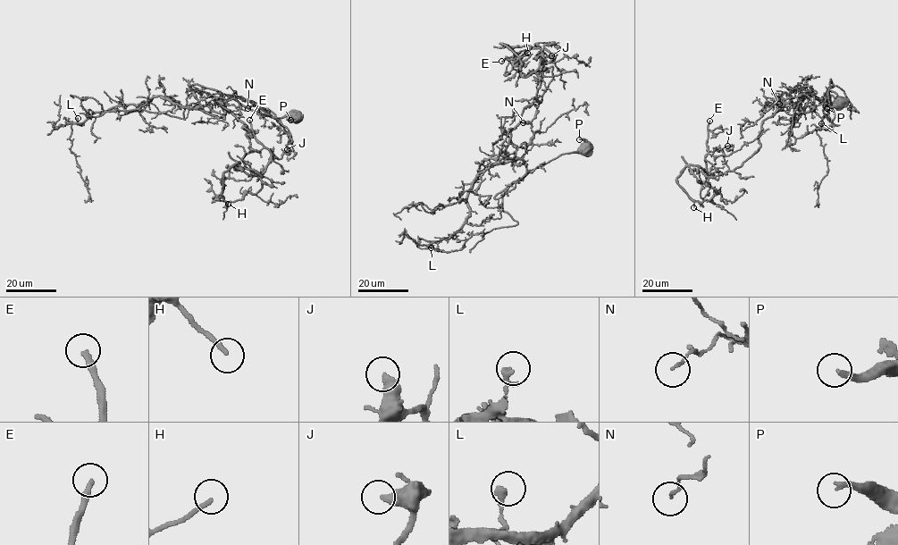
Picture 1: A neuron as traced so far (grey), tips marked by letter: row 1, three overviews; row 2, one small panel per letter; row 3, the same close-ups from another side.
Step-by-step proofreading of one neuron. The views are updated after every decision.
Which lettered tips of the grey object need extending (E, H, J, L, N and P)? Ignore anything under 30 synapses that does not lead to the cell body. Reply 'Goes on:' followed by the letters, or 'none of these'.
Goes on: E, H, J

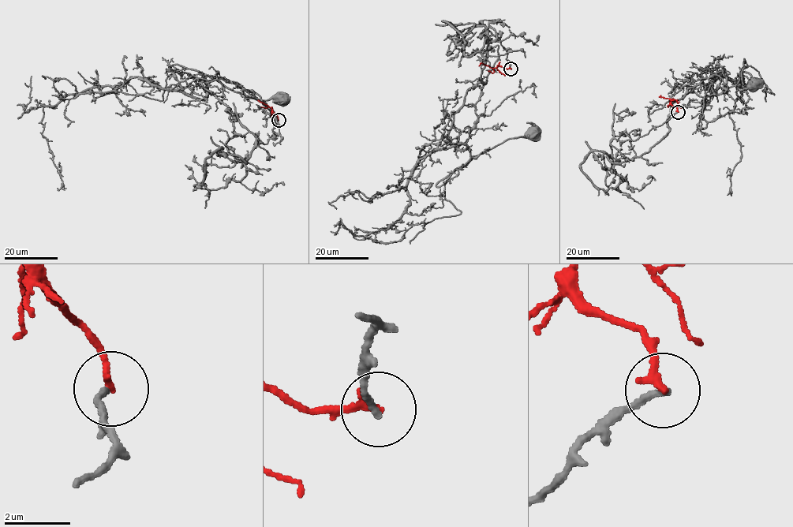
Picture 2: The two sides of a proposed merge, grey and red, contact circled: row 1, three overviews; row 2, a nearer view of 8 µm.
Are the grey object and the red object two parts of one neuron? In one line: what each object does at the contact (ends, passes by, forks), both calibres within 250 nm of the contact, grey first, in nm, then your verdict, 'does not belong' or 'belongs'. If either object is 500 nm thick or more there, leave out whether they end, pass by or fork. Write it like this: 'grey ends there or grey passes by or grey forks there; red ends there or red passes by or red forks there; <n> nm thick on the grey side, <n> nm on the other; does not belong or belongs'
grey ends there; red ends there; 180 nm thick on the grey side, 220 nm on the other; does not belong

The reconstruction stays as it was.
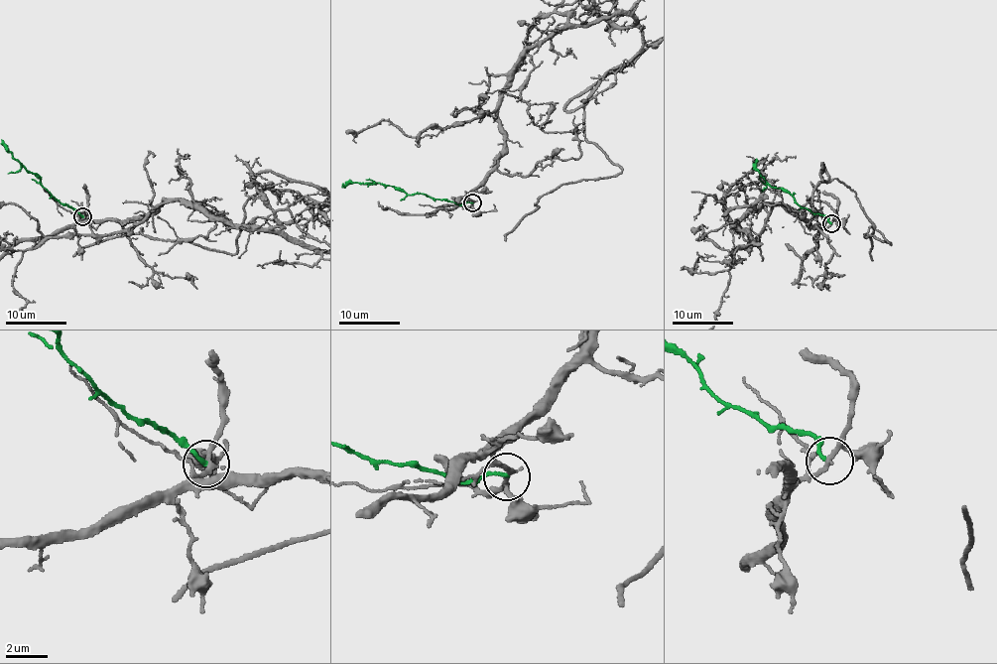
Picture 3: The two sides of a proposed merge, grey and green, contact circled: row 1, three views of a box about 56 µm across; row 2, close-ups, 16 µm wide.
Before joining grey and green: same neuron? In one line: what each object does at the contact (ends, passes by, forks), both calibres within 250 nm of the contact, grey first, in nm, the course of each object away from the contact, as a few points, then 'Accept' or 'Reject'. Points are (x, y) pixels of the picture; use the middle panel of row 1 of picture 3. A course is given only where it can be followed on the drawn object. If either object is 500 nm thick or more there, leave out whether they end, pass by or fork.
At the ring grey forks. At the ring green ends. Thickness 190 nm (grey) against 170 nm. Course of green: (471, 202), (458, 204), (421, 193), (408, 195), (379, 184), (351, 182), (341, 188). Reject

